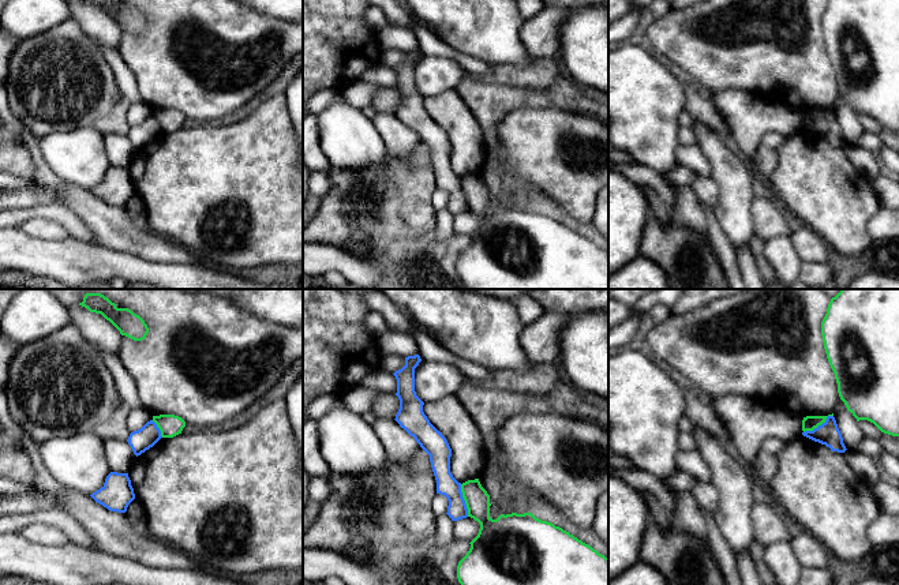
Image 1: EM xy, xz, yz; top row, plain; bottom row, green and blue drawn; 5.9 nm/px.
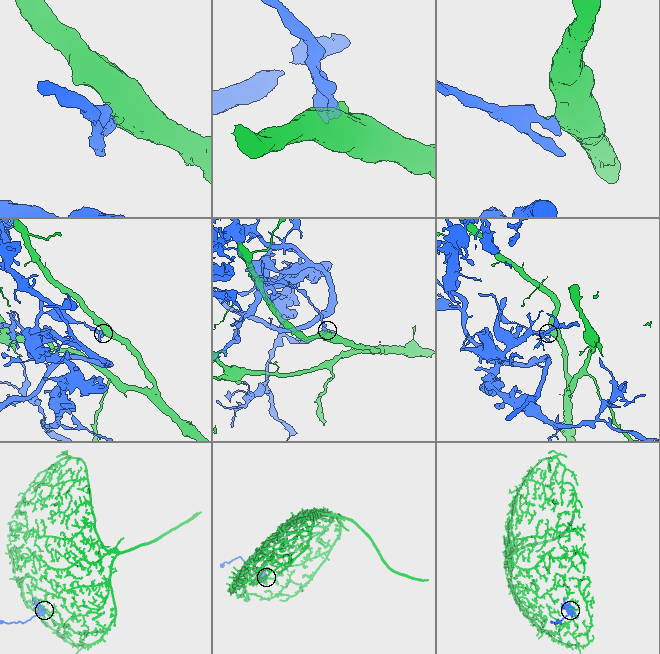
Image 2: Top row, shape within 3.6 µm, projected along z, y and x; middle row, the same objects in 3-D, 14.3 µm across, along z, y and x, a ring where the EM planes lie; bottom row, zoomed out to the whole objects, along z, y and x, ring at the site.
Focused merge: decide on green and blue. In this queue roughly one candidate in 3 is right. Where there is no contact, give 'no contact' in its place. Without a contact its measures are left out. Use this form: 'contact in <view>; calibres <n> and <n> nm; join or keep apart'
contact in xz; calibres 150 and 120 nm; keep apart

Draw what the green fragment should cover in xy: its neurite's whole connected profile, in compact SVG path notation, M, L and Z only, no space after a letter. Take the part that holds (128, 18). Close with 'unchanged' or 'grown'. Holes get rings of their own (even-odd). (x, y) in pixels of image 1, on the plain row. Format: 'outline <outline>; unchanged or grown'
outline M82 0L90 7L101 8L109 15L121 30L134 35L142 35L149 27L145 15L128 3L117 3L116 0Z; unchanged

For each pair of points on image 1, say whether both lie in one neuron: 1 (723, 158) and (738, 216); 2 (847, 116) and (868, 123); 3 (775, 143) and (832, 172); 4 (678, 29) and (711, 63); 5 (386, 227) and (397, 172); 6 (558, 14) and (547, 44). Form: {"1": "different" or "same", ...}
{"1": "same", "2": "different", "3": "different", "4": "same", "5": "same", "6": "same"}

